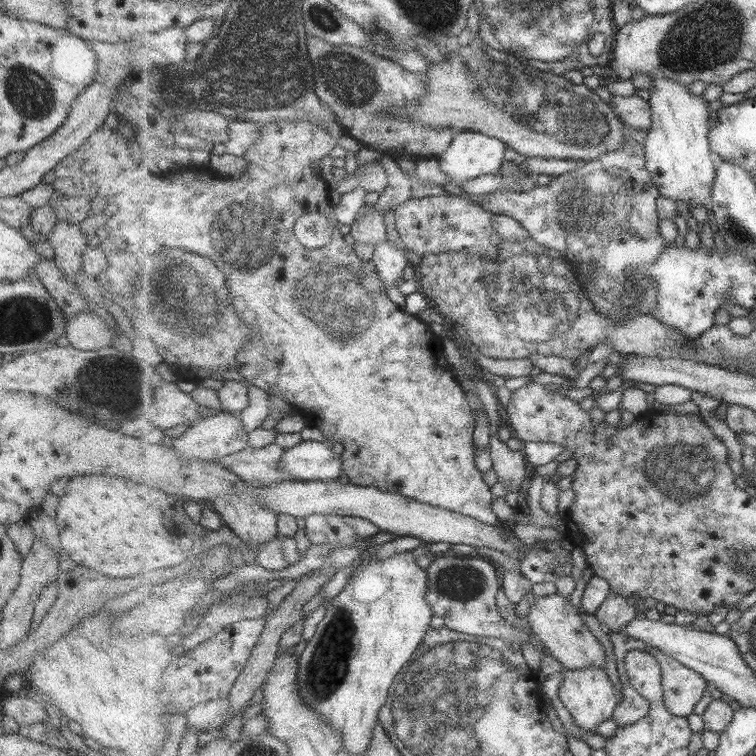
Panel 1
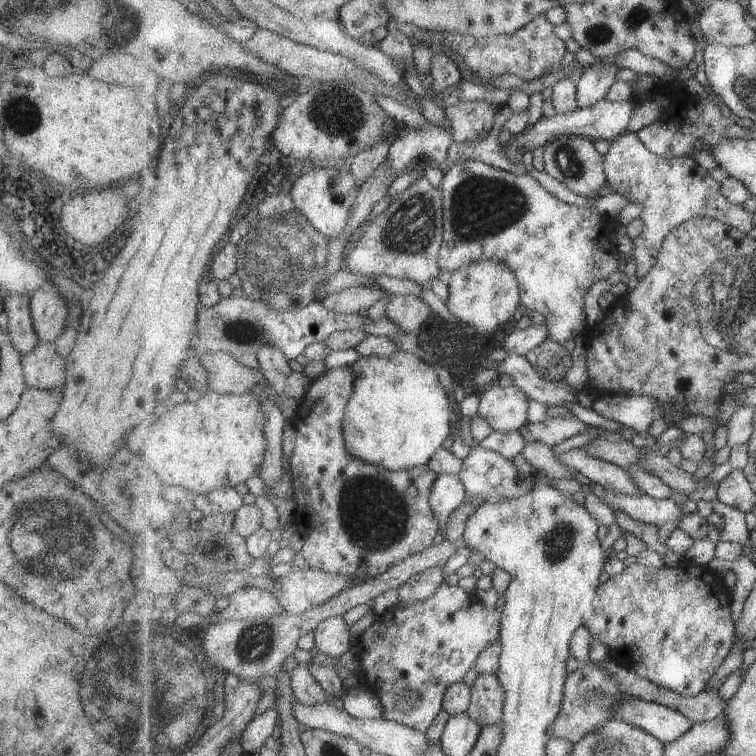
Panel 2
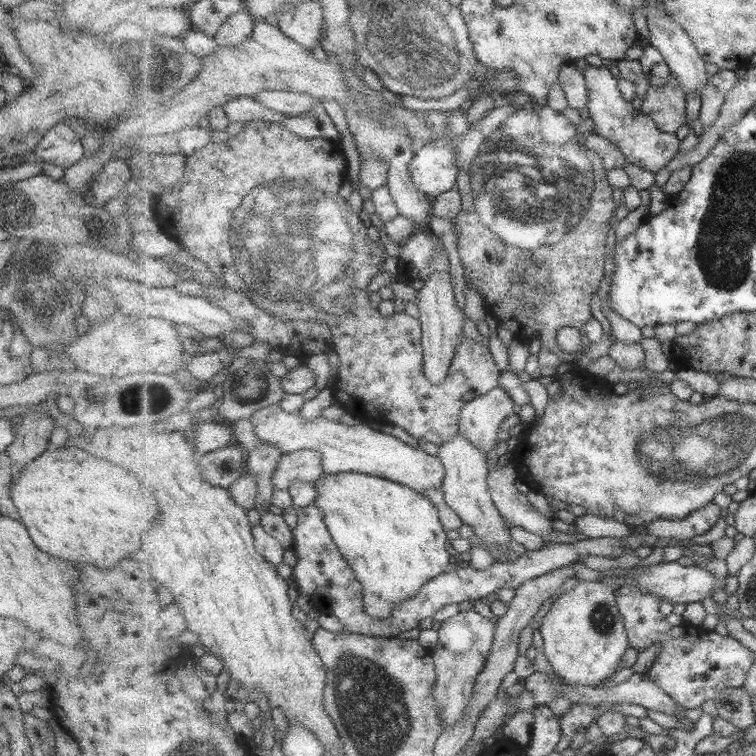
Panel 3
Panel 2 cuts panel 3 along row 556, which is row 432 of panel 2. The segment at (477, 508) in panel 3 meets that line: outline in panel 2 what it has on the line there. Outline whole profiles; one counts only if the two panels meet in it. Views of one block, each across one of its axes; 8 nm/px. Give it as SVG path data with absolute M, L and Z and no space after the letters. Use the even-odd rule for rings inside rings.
M492 384L479 393L480 403L477 415L484 418L493 430L500 433L521 430L529 423L529 395L518 386Z

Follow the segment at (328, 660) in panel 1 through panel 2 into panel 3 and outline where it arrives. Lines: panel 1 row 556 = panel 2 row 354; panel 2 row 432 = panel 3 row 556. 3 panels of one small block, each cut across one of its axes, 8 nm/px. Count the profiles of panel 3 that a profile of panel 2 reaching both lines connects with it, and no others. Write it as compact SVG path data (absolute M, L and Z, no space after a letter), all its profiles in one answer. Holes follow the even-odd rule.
M345 472L341 474L329 474L325 478L317 481L317 498L315 504L324 511L325 522L327 522L329 532L332 534L333 540L337 543L339 550L342 552L347 562L350 564L356 577L360 579L361 584L364 586L364 599L366 604L366 611L370 614L371 618L377 620L389 620L392 615L392 610L396 604L408 601L411 597L419 594L422 586L445 573L445 569L449 568L449 552L445 550L447 544L447 534L443 524L439 522L439 510L433 506L433 502L423 494L419 494L411 487L401 485L400 483L393 482L391 479L377 477L376 475L360 474L355 472Z

